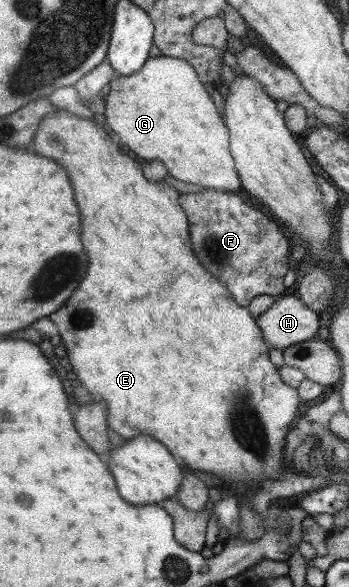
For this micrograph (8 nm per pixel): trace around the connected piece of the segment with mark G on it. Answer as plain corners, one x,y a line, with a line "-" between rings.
156,56
147,59
147,63
139,72
134,72
132,75
115,75
115,78
109,83
106,90
105,112
102,116
102,121
108,125
113,135
116,135
120,143
124,144
130,152
133,152
142,161
158,160
164,163
169,174
186,183
198,184
201,188
209,188
214,190
222,190
223,192
235,192
243,186
242,178
239,176
239,170
234,167
234,155
230,155
231,149
228,149
228,129
224,125
222,115
218,113
218,107
214,105
212,97
208,95
208,91
204,89
204,85
200,81
198,71
195,67
186,60
177,57

